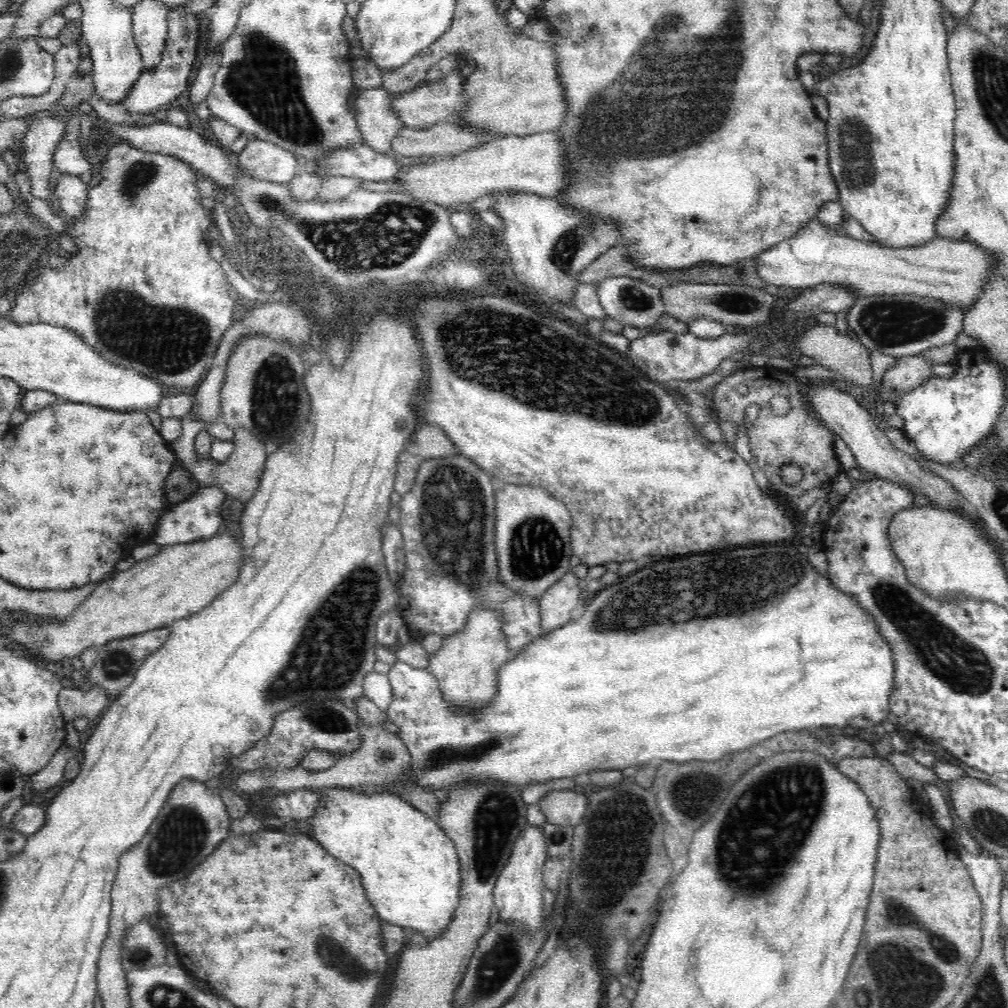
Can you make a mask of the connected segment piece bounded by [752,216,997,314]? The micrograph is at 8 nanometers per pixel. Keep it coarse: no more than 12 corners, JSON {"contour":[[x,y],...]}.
{"contour":[[817,216],[754,256],[794,296],[916,296],[966,314],[997,260],[973,242],[856,240]]}

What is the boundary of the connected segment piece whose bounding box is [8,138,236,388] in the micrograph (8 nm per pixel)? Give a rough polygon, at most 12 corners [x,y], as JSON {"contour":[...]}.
{"contour":[[118,138],[12,296],[165,386],[234,320],[196,171]]}

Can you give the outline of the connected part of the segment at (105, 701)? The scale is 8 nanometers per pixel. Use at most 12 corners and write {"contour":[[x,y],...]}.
{"contour":[[99,684],[83,693],[62,687],[58,704],[65,720],[97,720],[111,702]]}

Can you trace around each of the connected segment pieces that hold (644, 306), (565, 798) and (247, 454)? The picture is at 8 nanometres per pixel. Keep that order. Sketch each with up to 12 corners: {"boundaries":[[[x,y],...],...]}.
{"boundaries":[[[630,276],[597,282],[605,314],[652,327],[665,314],[660,289]],[[574,790],[548,792],[537,805],[548,824],[575,828],[589,804]],[[238,430],[226,462],[212,464],[212,484],[248,502],[269,454]]]}

